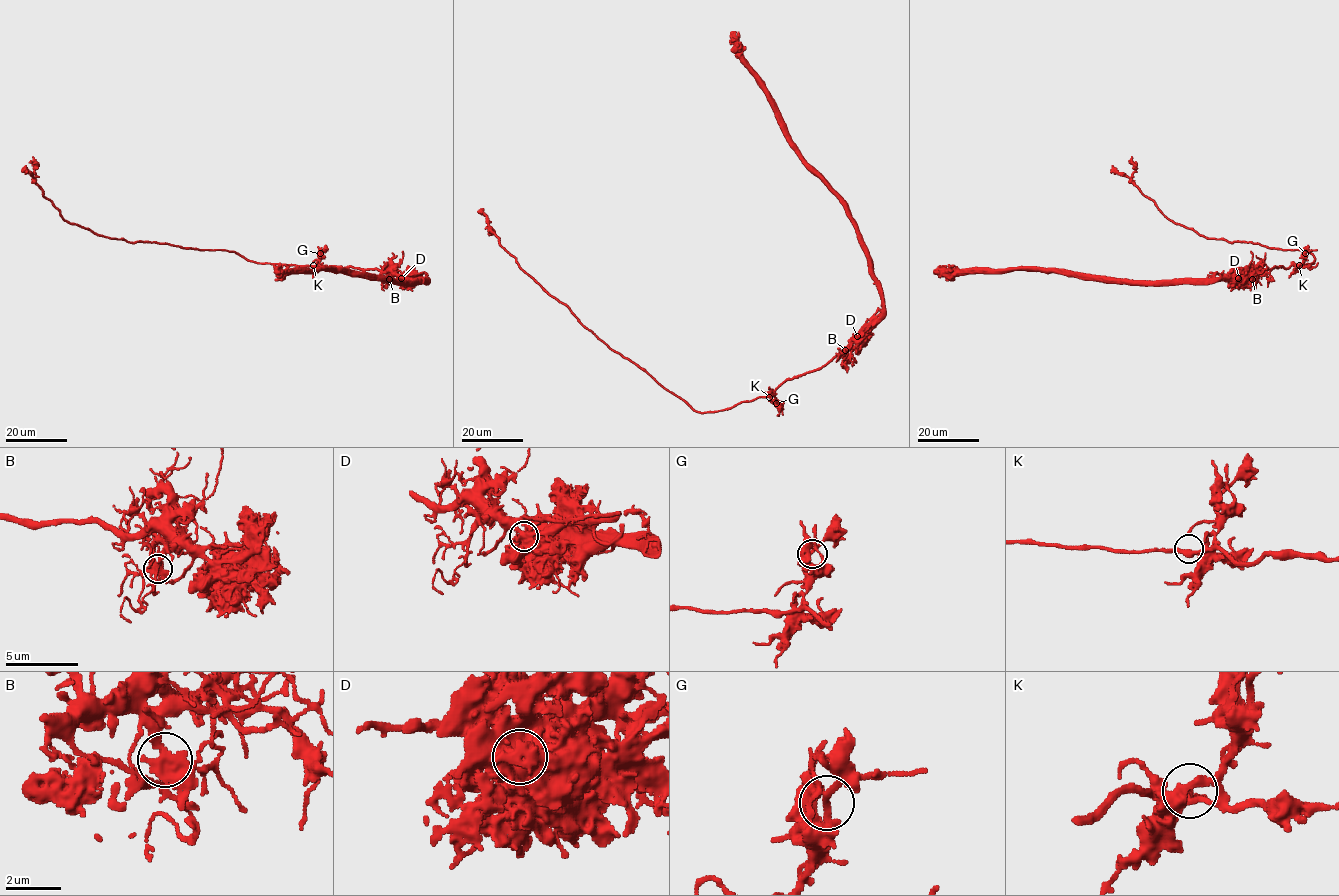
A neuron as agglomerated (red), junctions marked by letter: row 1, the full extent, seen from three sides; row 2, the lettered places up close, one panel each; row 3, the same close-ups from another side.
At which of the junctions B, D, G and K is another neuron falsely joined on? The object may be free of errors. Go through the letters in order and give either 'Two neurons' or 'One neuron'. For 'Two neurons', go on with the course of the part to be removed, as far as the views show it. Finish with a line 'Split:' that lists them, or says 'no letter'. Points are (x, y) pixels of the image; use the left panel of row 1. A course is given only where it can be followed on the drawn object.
B: One neuron
D: Two neurons. Course of the part to remove: (401, 278), (376, 269), (264, 264), (226, 250), (127, 242), (97, 235), (65, 221), (23, 167)
G: One neuron
K: One neuron
Split: D

